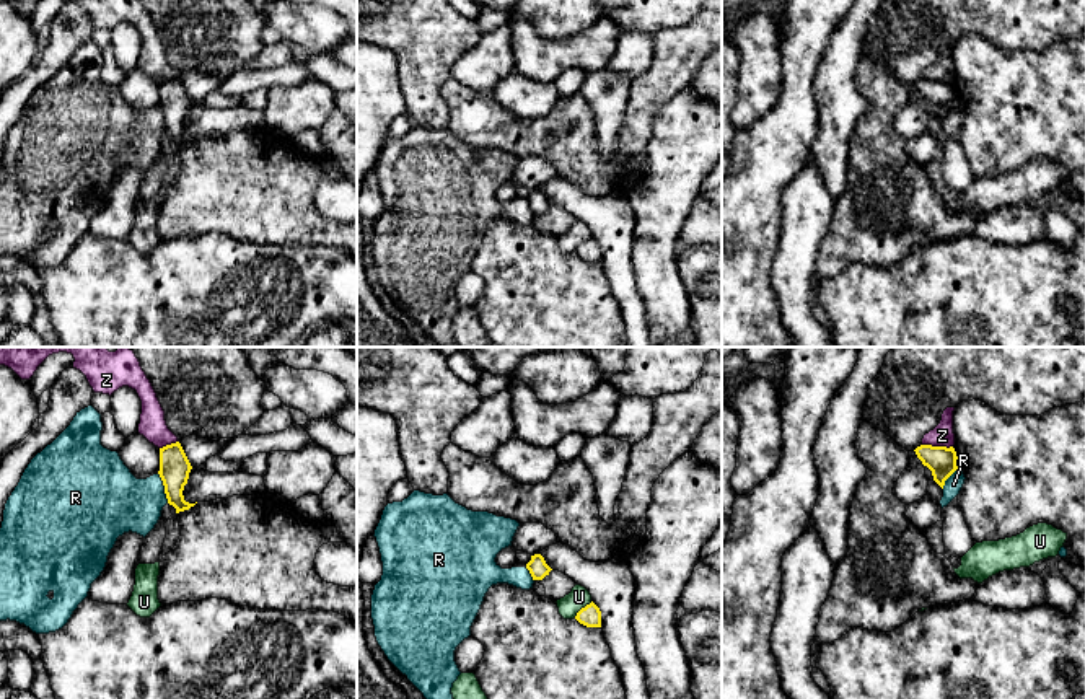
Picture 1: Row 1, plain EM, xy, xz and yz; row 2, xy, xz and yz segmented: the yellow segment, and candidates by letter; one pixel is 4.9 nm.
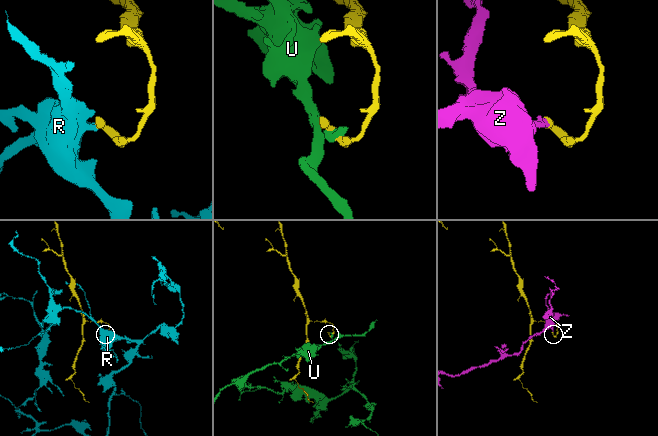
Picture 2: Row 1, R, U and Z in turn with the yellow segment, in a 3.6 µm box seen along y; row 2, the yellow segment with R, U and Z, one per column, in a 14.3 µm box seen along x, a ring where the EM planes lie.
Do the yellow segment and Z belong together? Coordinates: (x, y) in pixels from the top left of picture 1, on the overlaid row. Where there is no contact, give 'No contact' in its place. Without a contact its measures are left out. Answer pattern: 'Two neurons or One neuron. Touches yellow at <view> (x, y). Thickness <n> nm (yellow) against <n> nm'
Two neurons. Touches yellow at yz (937, 447). Thickness 140 nm (yellow) against 110 nm

